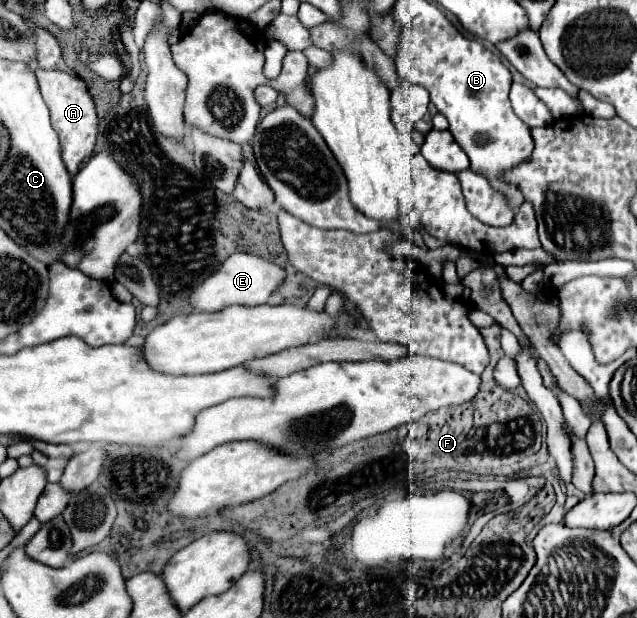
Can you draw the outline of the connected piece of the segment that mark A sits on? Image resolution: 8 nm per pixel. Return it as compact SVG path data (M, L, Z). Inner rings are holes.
M36 71L38 83L40 83L40 91L42 97L50 109L50 119L52 119L52 127L60 137L60 147L62 147L62 159L64 165L68 167L68 171L74 175L82 161L88 159L94 151L96 145L96 133L98 133L98 115L96 115L96 107L94 101L88 93L86 83L80 77L68 75L64 71Z

